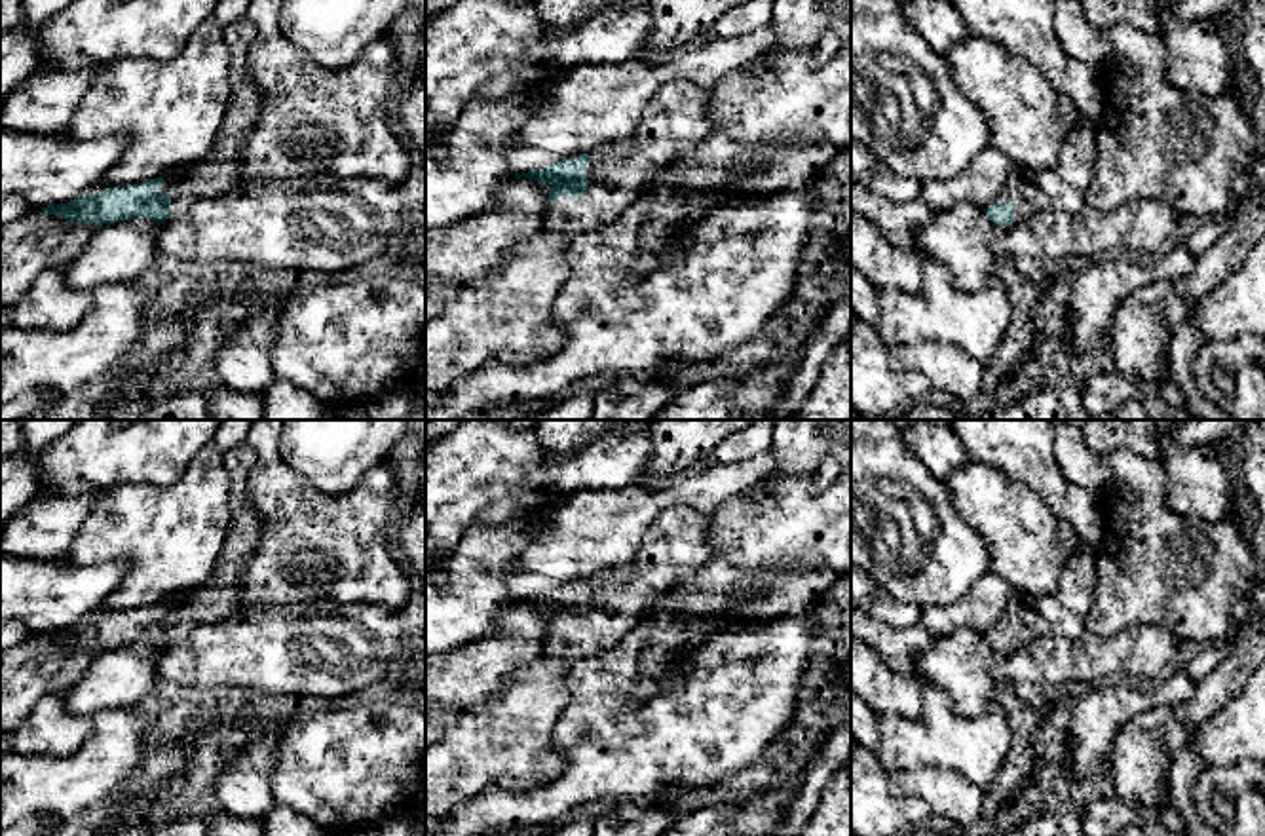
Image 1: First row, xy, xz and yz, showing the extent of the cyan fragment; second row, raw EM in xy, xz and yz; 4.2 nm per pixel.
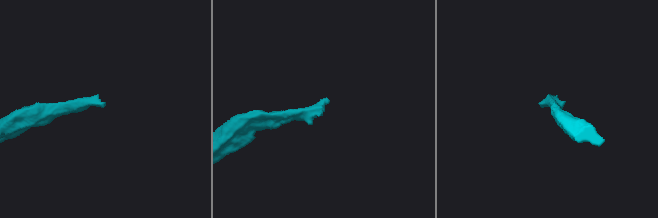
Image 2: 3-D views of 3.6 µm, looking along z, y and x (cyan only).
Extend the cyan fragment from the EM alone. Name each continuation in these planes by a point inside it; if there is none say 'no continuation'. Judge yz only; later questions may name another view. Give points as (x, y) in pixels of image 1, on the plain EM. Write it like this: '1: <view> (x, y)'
1: yz (1060, 614)

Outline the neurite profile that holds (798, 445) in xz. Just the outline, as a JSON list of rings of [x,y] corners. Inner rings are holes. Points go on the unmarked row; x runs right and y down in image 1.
[[[777,420],[771,452],[784,477],[815,475],[826,454],[851,471],[851,420]]]

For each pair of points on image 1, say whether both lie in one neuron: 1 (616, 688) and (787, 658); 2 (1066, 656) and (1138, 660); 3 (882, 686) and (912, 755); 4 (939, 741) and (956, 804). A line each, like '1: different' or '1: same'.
1: same
2: same
3: different
4: different

